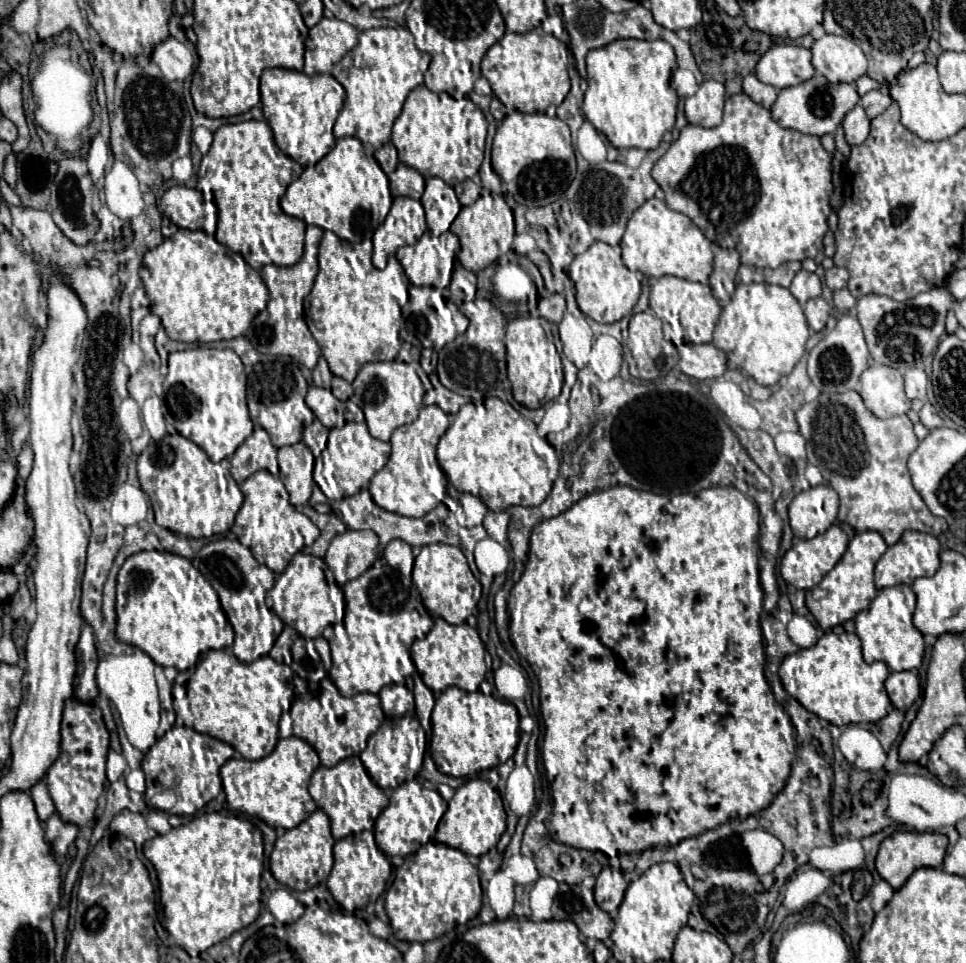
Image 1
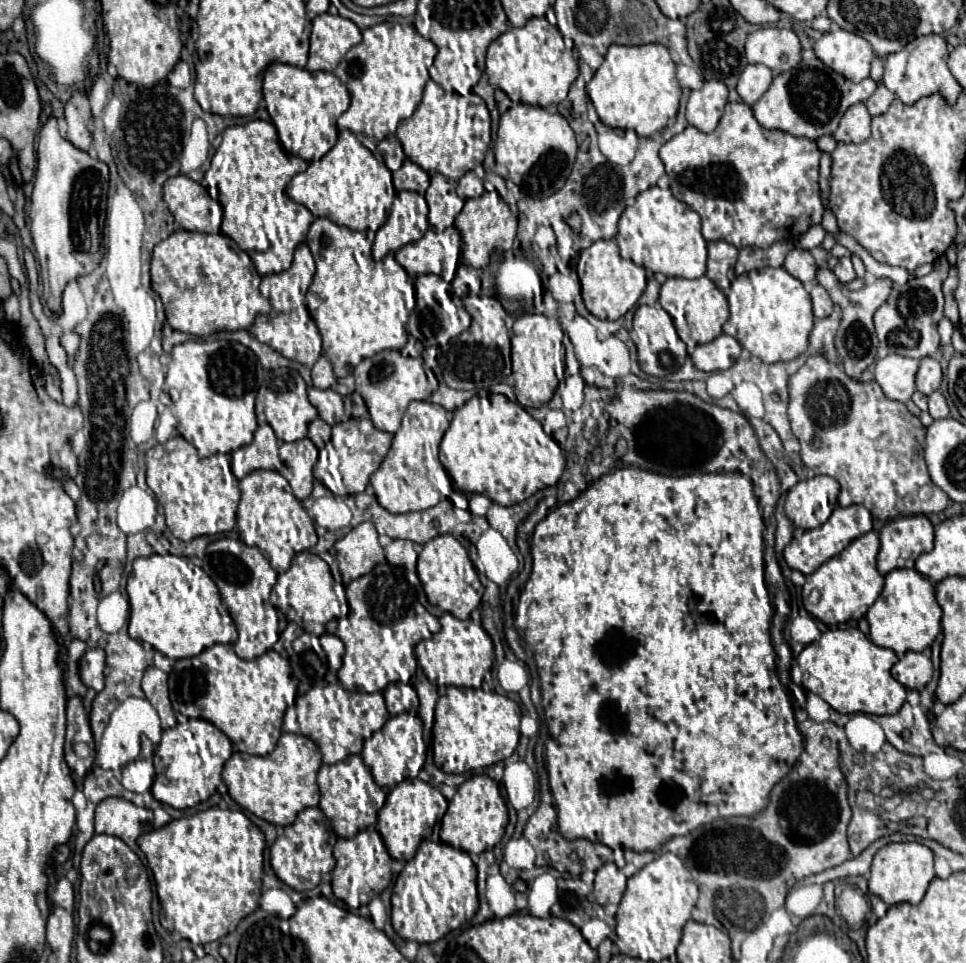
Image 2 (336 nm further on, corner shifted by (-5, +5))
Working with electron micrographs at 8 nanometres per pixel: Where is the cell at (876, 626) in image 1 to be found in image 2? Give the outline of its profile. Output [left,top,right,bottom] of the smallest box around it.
[866,569,942,655]

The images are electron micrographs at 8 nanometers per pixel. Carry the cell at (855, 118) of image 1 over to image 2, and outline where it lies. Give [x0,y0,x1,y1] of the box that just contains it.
[834,103,870,143]

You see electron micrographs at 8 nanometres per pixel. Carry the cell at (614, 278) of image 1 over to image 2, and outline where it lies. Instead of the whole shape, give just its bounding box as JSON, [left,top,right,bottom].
[577,239,647,319]

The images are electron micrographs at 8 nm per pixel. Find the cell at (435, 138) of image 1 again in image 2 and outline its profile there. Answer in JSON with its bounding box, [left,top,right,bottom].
[396,81,490,181]

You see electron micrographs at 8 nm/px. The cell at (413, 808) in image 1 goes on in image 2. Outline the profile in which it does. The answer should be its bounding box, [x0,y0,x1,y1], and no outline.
[376,779,448,861]

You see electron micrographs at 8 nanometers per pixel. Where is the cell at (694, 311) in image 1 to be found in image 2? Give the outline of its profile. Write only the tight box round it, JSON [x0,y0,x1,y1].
[660,277,730,355]

